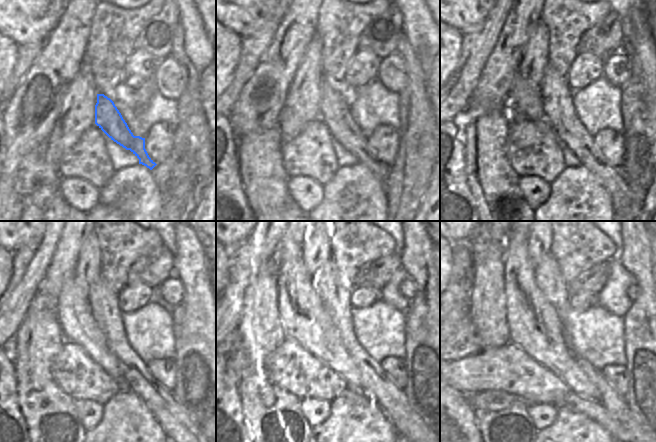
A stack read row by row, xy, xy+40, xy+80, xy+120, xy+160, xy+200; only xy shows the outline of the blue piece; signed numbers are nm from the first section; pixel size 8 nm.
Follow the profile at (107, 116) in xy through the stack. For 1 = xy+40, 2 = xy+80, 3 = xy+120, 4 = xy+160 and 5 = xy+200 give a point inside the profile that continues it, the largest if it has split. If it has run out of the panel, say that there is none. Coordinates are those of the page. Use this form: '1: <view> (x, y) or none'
1: xy+40 (334, 111)
2: xy+80 (557, 96)
3: xy+120 (104, 303)
4: xy+160 (324, 281)
5: xy+200 (548, 277)

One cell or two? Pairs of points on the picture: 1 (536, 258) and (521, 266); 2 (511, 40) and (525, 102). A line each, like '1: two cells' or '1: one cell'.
1: two cells
2: two cells

